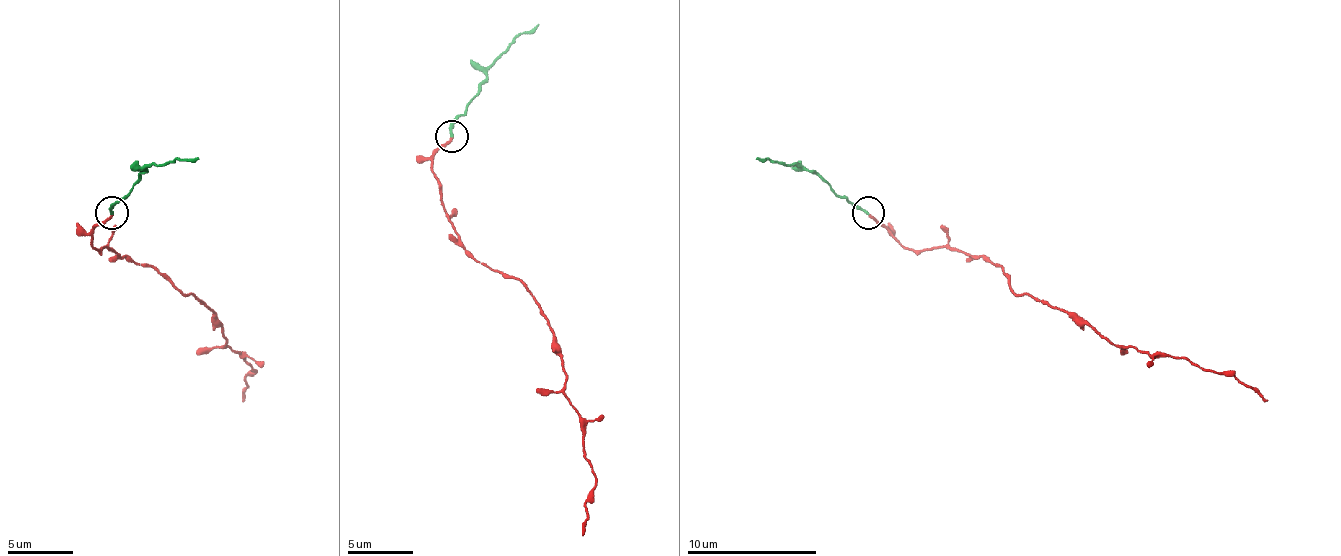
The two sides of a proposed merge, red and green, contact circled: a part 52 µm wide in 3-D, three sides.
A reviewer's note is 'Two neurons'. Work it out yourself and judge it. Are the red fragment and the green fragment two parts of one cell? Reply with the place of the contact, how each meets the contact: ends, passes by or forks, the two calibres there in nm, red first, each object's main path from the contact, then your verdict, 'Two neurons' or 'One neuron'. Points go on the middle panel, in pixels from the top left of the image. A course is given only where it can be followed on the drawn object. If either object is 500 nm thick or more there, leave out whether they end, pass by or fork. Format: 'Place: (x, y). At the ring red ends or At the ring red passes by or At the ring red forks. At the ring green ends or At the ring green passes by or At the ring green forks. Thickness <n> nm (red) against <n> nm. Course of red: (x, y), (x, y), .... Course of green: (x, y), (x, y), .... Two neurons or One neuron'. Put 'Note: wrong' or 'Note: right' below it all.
Place: (452, 136). At the ring red ends. At the ring green ends. Thickness 180 nm (red) against 200 nm. Course of red: (452, 135), (433, 171), (459, 243), (524, 285), (554, 334), (596, 478), (583, 536). Course of green: (452, 135), (465, 106), (485, 83), (488, 67), (537, 24). Two neurons
Note: right

